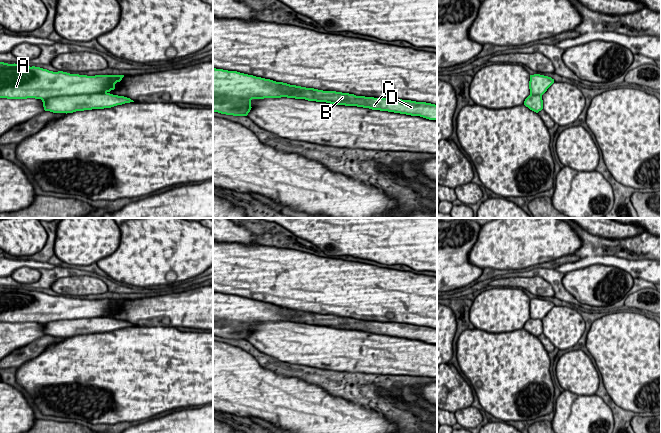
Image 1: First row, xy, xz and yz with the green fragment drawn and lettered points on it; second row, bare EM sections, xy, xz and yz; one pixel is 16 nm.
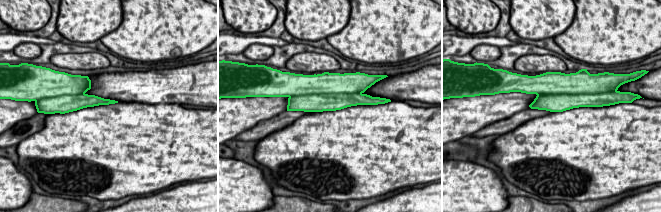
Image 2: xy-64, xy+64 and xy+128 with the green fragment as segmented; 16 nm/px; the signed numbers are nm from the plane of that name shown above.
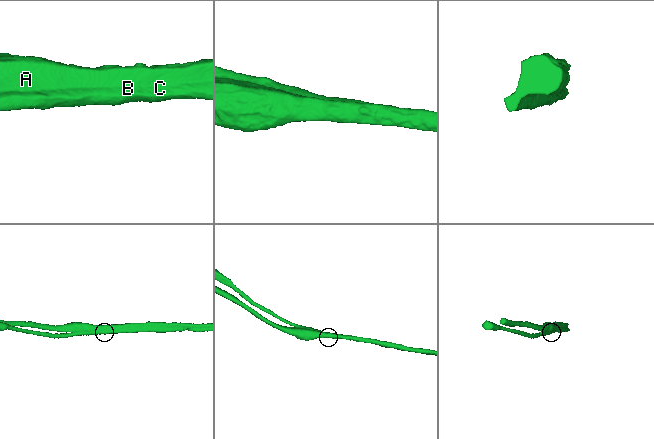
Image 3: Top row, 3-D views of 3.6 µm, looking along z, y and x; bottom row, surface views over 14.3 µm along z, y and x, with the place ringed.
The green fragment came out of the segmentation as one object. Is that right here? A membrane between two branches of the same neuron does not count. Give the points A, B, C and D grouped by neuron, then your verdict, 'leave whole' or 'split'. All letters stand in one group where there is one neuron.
A / B C D | split

